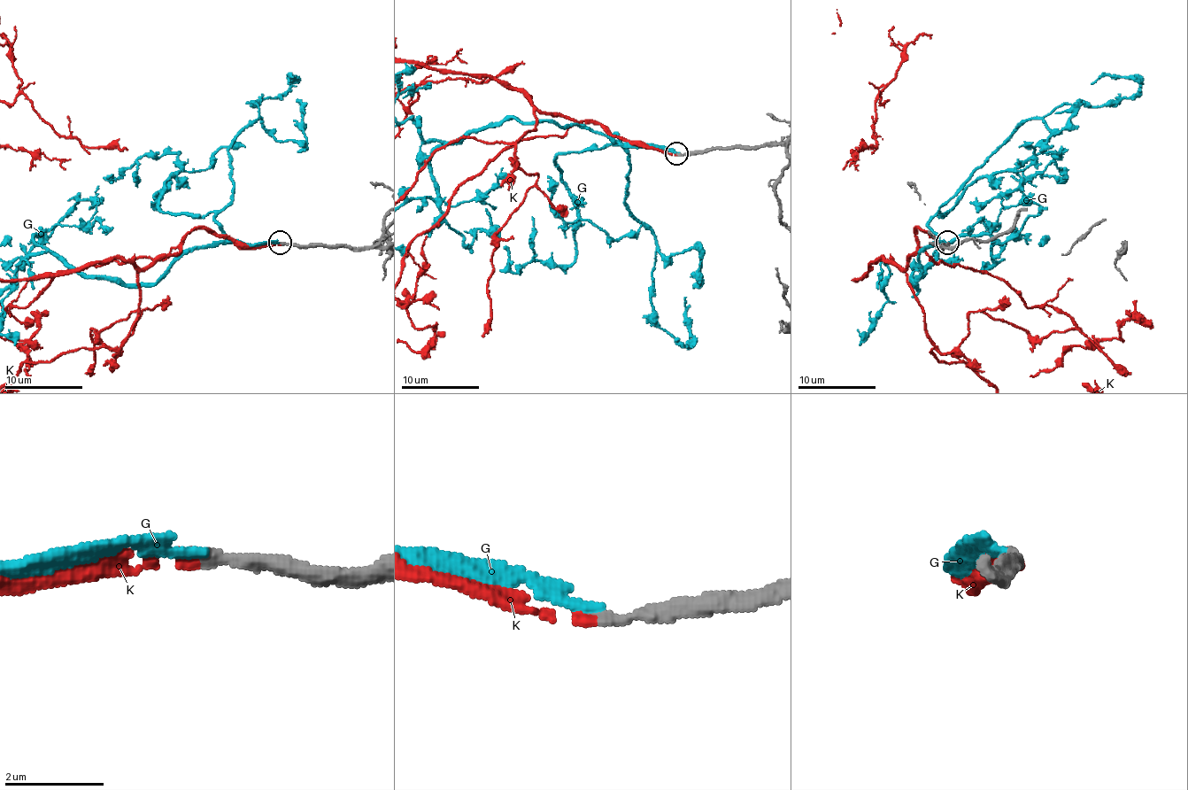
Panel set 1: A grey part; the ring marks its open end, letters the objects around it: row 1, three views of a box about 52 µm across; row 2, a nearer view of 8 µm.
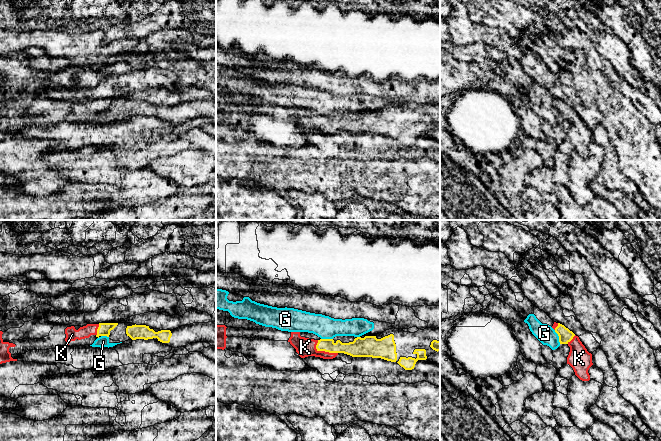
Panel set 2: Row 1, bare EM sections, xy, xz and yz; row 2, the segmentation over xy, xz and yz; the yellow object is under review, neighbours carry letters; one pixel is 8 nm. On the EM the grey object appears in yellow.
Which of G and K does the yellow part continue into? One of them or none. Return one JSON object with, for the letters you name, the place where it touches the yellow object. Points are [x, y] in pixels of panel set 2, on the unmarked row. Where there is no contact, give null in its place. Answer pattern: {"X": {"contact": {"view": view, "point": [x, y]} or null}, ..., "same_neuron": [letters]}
{"K": {"contact": {"view": "xz", "point": [323, 126]}}, "same_neuron": ["K"]}

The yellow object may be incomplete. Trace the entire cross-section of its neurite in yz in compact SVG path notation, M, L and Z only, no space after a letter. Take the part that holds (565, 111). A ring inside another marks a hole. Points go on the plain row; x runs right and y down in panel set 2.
M554 98L552 104L558 110L560 120L567 120L570 123L567 140L573 144L580 156L589 157L588 146L593 141L592 130L587 127L579 113L564 101Z

